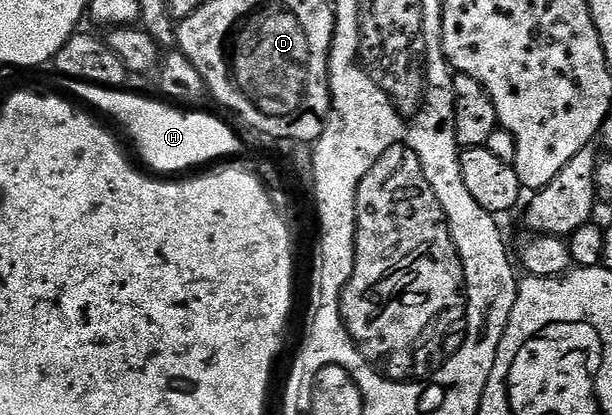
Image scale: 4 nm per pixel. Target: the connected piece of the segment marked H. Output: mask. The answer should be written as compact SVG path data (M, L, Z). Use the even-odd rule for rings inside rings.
M82 83L77 86L77 89L79 95L88 104L95 105L100 112L107 113L110 117L115 117L130 132L131 139L138 144L143 159L155 169L153 170L155 174L182 175L185 174L182 173L185 169L190 169L193 165L202 165L205 161L218 161L221 157L230 157L242 145L241 139L220 118L213 117L210 113L183 111L161 100L149 101L146 97L137 97L134 93L101 85Z

